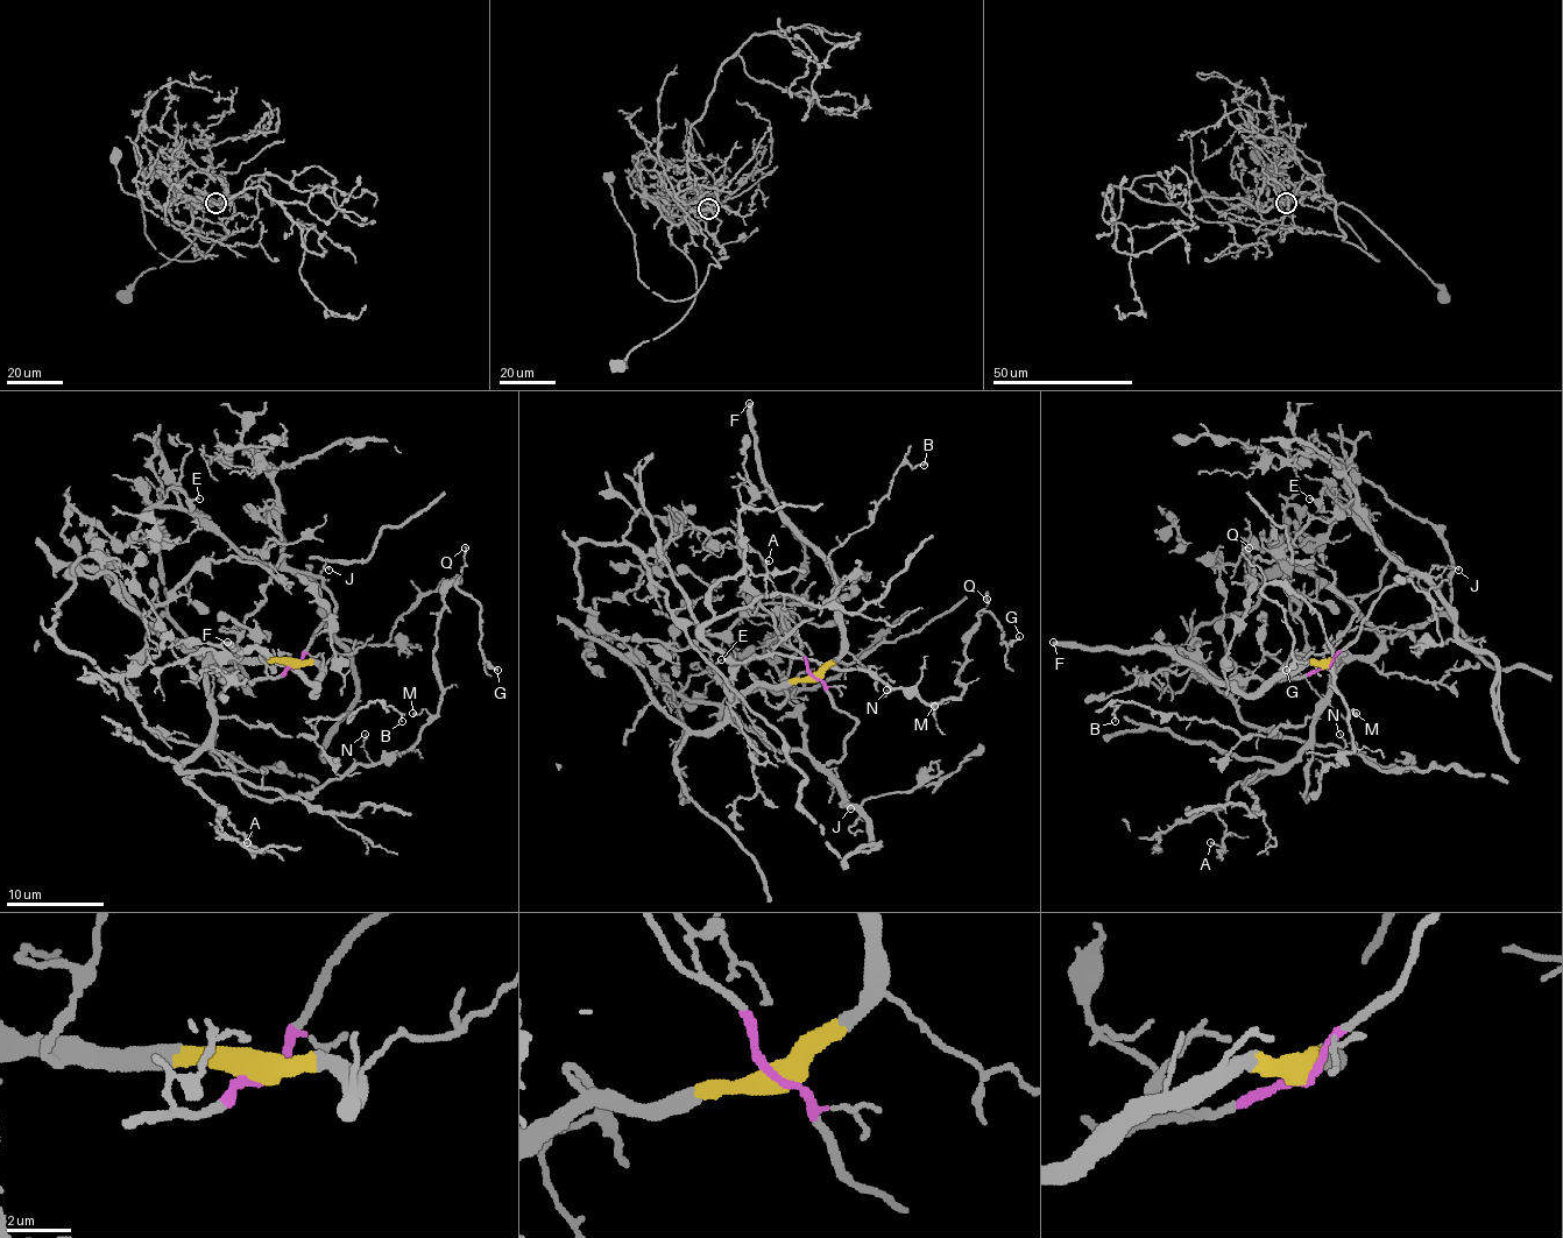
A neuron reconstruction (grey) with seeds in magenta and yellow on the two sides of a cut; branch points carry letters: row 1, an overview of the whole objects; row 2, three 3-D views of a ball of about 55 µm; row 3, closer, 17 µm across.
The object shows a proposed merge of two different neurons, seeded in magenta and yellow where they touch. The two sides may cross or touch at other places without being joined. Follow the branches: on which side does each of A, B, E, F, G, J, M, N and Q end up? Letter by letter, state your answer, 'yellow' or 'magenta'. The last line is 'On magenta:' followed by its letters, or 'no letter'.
A: yellow
B: yellow
E: magenta
F: yellow
G: yellow
J: magenta
M: yellow
N: yellow
Q: yellow
On magenta: E, J

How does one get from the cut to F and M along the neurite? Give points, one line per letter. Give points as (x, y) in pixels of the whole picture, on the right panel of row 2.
F: (1327, 665), (1275, 672), (1253, 692), (1237, 692), (1213, 683), (1159, 648), (1080, 648), (1053, 641)
M: (1327, 665), (1342, 660), (1332, 697), (1313, 724), (1308, 800), (1320, 776), (1353, 749), (1349, 716), (1357, 712)

